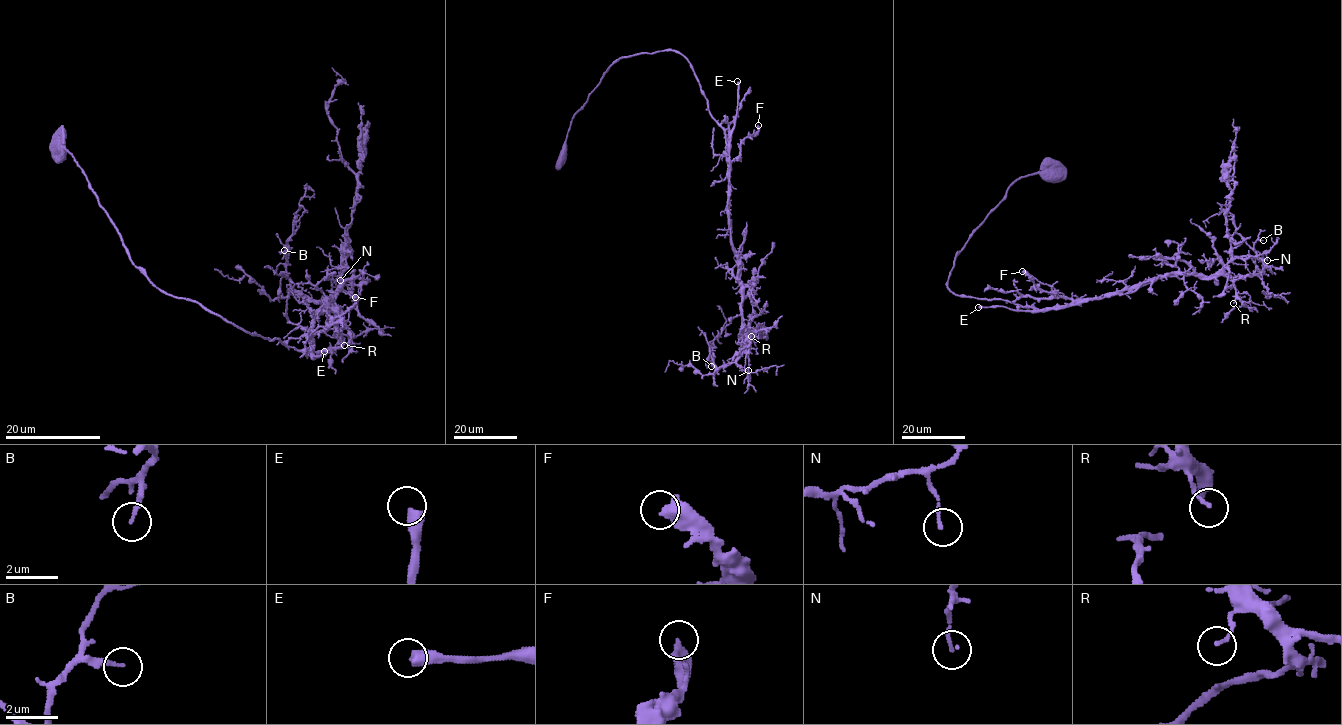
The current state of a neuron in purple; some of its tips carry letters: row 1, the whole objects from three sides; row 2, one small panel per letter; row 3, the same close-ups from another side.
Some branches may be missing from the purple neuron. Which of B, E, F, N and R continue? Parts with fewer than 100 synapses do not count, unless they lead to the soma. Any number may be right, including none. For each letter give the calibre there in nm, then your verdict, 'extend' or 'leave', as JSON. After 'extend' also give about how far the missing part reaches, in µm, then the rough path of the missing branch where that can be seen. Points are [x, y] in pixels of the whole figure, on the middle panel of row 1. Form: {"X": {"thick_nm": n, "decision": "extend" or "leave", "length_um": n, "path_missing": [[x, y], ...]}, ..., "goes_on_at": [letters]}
{"B": {"thick_nm": 140, "decision": "leave"}, "E": {"thick_nm": 440, "decision": "extend", "length_um": 45}, "F": {"thick_nm": 480, "decision": "leave"}, "N": {"thick_nm": 120, "decision": "leave"}, "R": {"thick_nm": 130, "decision": "leave"}, "goes_on_at": ["E"]}

